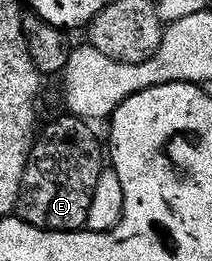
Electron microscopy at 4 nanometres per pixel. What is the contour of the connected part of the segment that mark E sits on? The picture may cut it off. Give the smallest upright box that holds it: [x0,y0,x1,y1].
[16,117,103,231]

